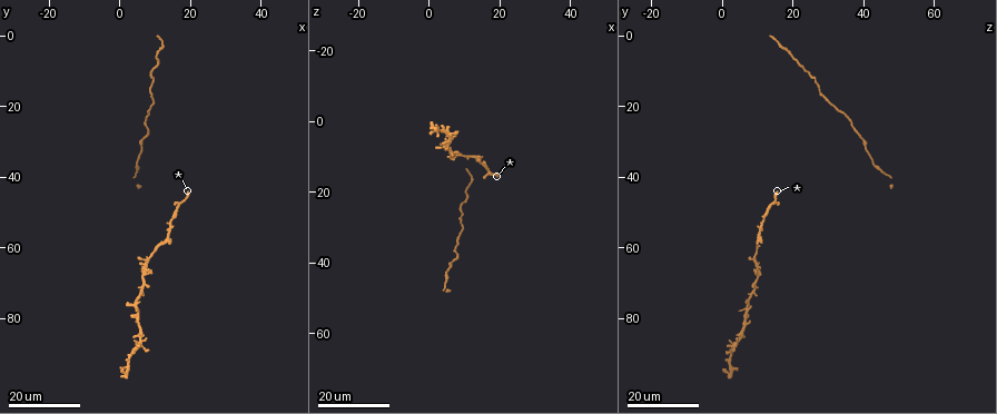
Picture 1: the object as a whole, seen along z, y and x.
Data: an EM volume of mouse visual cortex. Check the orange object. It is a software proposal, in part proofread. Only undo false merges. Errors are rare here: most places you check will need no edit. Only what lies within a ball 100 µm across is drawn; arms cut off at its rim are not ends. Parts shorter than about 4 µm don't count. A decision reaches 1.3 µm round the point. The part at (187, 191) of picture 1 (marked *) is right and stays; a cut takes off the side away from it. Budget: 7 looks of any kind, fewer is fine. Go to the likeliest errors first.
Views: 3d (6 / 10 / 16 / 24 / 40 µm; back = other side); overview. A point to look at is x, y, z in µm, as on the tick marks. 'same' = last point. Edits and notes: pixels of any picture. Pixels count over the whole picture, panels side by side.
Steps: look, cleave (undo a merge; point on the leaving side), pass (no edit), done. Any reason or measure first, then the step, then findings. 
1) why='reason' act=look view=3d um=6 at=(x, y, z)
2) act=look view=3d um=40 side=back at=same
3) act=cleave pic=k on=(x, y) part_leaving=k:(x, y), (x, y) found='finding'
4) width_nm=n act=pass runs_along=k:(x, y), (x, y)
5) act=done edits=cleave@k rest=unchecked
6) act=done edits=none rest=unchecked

why='a fork' act=look view=3d um=16 at=(16.5, 48.0, 14.0)

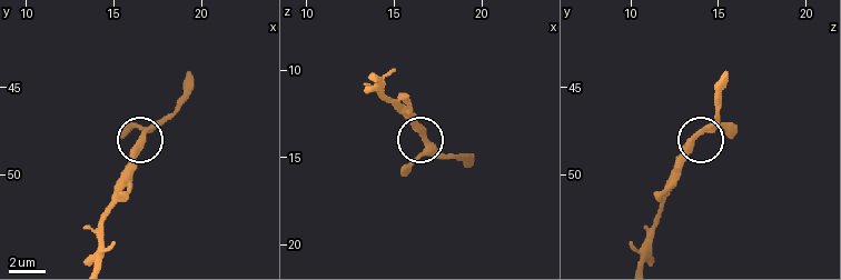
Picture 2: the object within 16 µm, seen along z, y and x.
act=look view=3d um=10 at=(16.8, 47.3, 14.5)

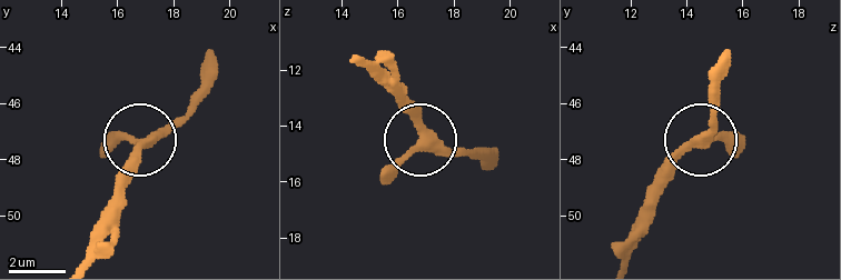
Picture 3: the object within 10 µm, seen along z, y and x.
side_arm_um=36 arms=3 act=pass found='continuous, no second cell'

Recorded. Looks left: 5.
act=look view=3d um=24 at=(8.0, 27.5, 37.5)

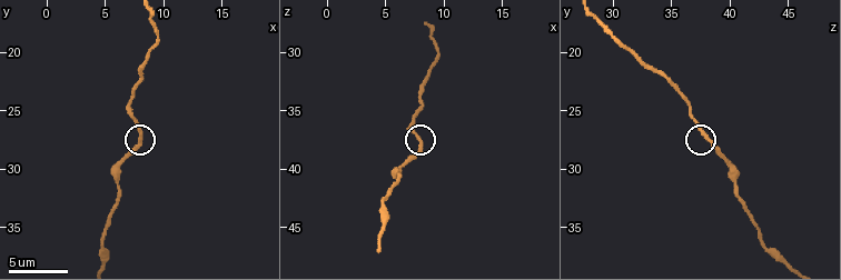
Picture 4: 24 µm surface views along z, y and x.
act=look view=3d um=6 at=(8.0, 27.4, 38.0)

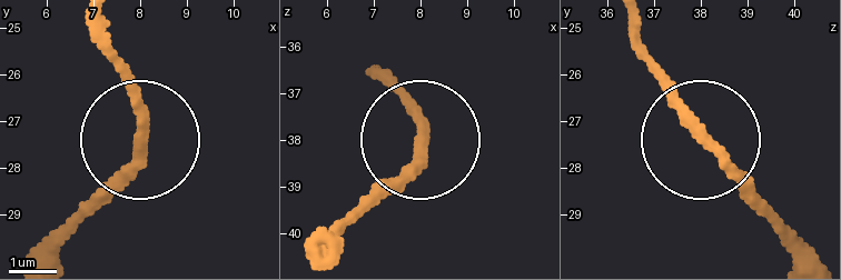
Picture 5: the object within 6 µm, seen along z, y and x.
act=pass found='all the same cell'

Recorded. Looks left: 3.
why='sudden change in width' act=look view=3d um=24 at=(9.5, 11.5, 26.5)

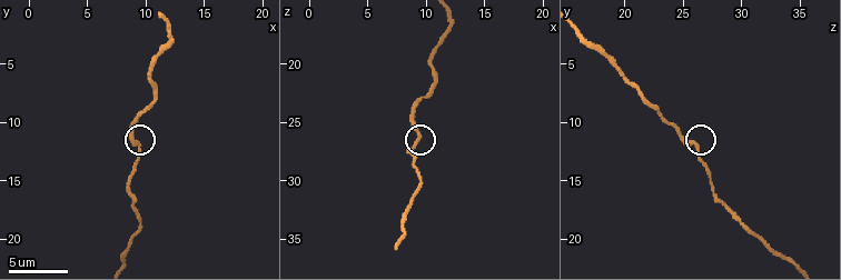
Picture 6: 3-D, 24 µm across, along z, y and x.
act=look view=3d um=10 at=(9.2, 11.8, 26.0)

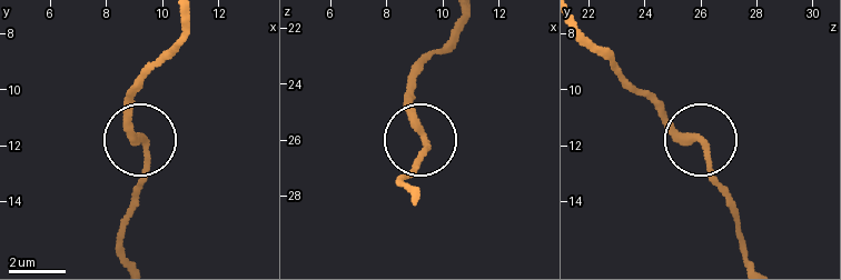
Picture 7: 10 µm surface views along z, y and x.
width_nm=260 act=pass runs_along=7:(130, 261), (126, 218), (147, 153), (128, 91) found='continuous, no second cell'

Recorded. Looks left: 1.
why='sudden change in width' act=look view=3d um=16 at=(6.2, 31.6, 40.6)

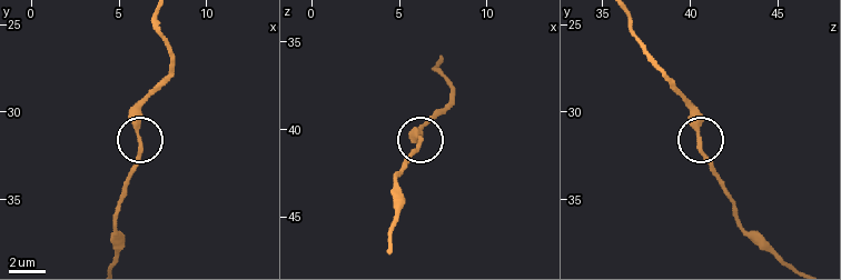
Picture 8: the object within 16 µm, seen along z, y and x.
act=pass found='continuous, no second cell'

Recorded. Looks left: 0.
act=done edits=none rest=unchecked

